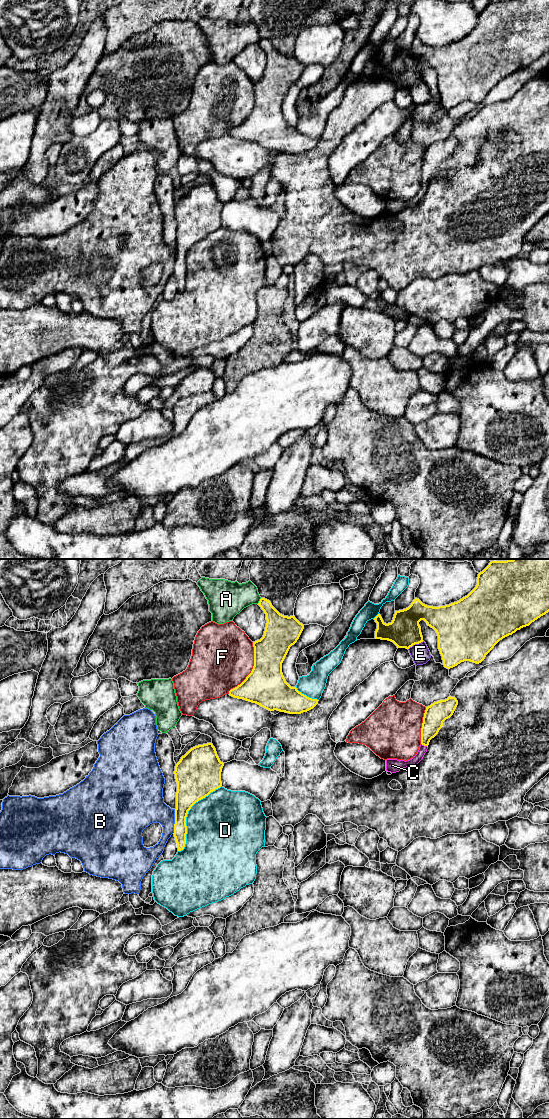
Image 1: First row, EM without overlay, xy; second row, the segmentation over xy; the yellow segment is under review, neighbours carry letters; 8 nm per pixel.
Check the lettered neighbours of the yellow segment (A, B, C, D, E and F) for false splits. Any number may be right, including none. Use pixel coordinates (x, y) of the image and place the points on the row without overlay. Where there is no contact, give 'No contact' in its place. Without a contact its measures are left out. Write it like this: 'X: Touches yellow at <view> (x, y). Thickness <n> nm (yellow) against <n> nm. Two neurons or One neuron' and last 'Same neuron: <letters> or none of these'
A: Touches yellow at xy (259, 41). Thickness 190 nm (yellow) against 280 nm. Two neurons
B: Touches yellow at xy (175, 261). Thickness 190 nm (yellow) against 260 nm. Two neurons
C: Touches yellow at xy (424, 185). Thickness 170 nm (yellow) against 80 nm. One neuron
D: Touches yellow at xy (186, 255). Thickness 260 nm (yellow) against 460 nm. Two neurons
E: Touches yellow at xy (415, 83). Thickness 260 nm (yellow) against 150 nm. Two neurons
F: Touches yellow at xy (252, 109). Thickness 320 nm (yellow) against 480 nm. Two neurons
Same neuron: C

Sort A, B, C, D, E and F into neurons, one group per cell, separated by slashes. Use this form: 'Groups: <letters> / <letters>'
Groups: A / B / C / D / E / F

